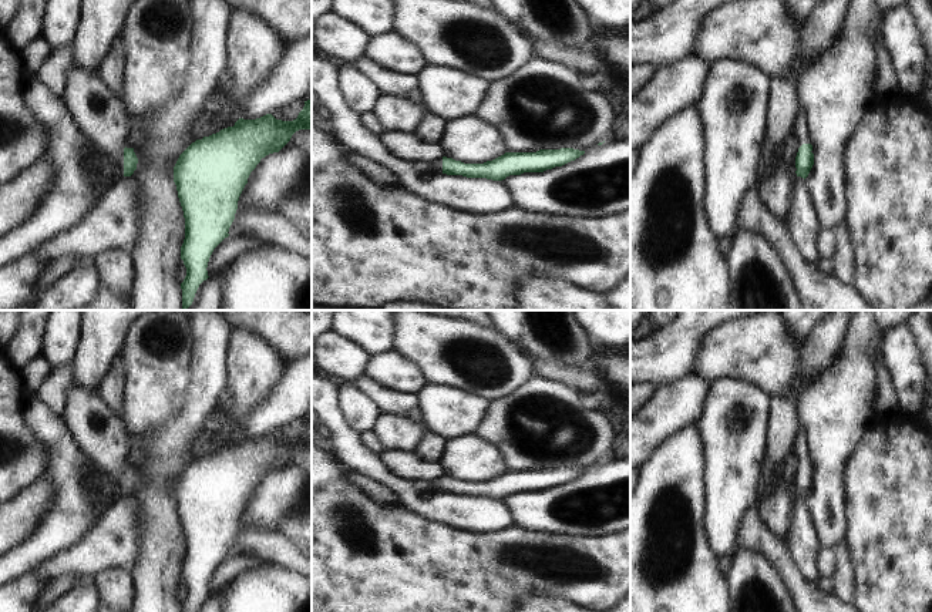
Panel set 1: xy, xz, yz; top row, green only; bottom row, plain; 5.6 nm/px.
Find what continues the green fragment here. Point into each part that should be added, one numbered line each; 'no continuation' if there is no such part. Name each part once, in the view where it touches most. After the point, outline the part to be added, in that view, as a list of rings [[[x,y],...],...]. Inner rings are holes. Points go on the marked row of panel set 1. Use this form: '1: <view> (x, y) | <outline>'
1: xy (97, 114) | [[[70,67],[61,101],[80,134],[108,154],[124,176],[124,141],[132,124],[98,74]]]

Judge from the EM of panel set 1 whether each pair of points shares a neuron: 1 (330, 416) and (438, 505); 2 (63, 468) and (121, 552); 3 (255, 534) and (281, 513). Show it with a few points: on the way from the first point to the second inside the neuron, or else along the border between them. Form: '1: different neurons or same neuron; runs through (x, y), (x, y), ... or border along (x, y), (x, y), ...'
1: same neuron; runs through (350, 446), (382, 477), (409, 493)
2: different neurons; border along (107, 510), (76, 542)
3: different neurons; border along (241, 513), (245, 520), (276, 528), (295, 541)

